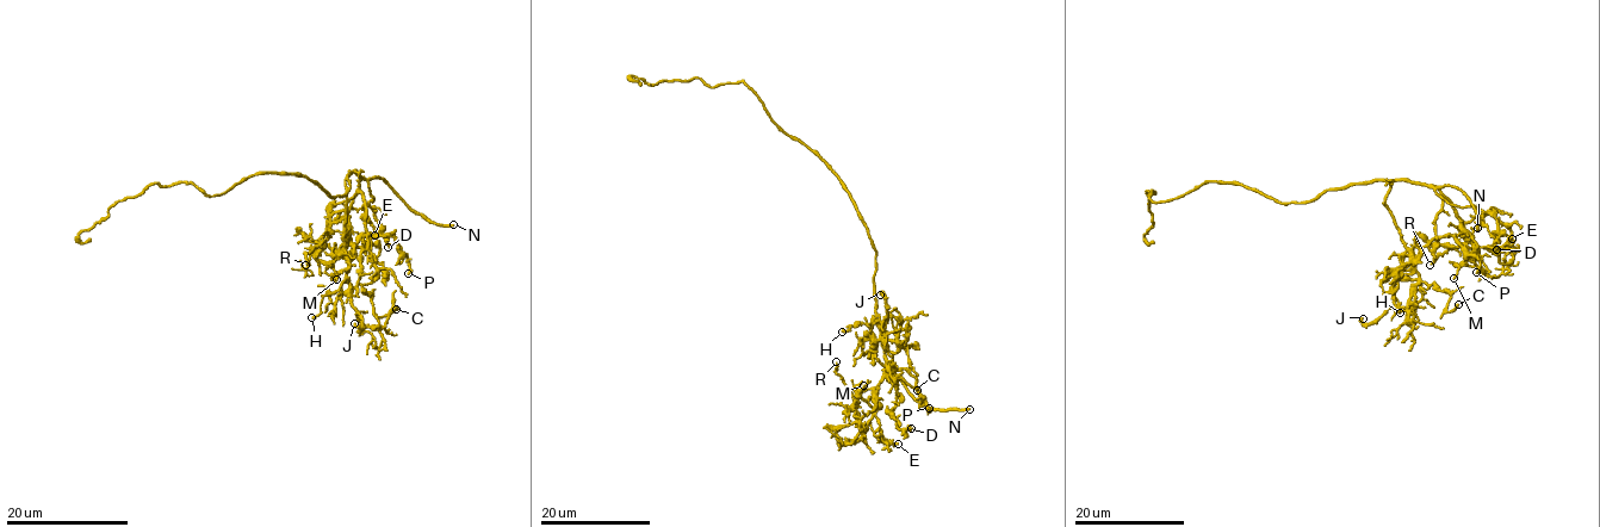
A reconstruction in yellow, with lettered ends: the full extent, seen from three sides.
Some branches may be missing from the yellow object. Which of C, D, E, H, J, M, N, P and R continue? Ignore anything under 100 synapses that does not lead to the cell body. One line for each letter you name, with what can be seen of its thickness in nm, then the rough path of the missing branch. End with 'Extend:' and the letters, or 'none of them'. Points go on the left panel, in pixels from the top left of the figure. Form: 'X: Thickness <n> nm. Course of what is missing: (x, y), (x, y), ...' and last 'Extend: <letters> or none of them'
N: Thickness 190 nm
Extend: N

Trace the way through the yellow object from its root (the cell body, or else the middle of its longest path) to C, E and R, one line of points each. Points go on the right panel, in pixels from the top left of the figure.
C: (1284, 202), (1384, 180), (1390, 186), (1384, 206), (1412, 268), (1451, 296), (1446, 311), (1458, 304)
E: (1284, 202), (1312, 200), (1327, 190), (1353, 184), (1409, 180), (1434, 186), (1480, 246), (1502, 246), (1512, 239)
R: (1284, 202), (1306, 202), (1327, 190), (1377, 180), (1434, 186), (1462, 219), (1468, 241), (1430, 265)

